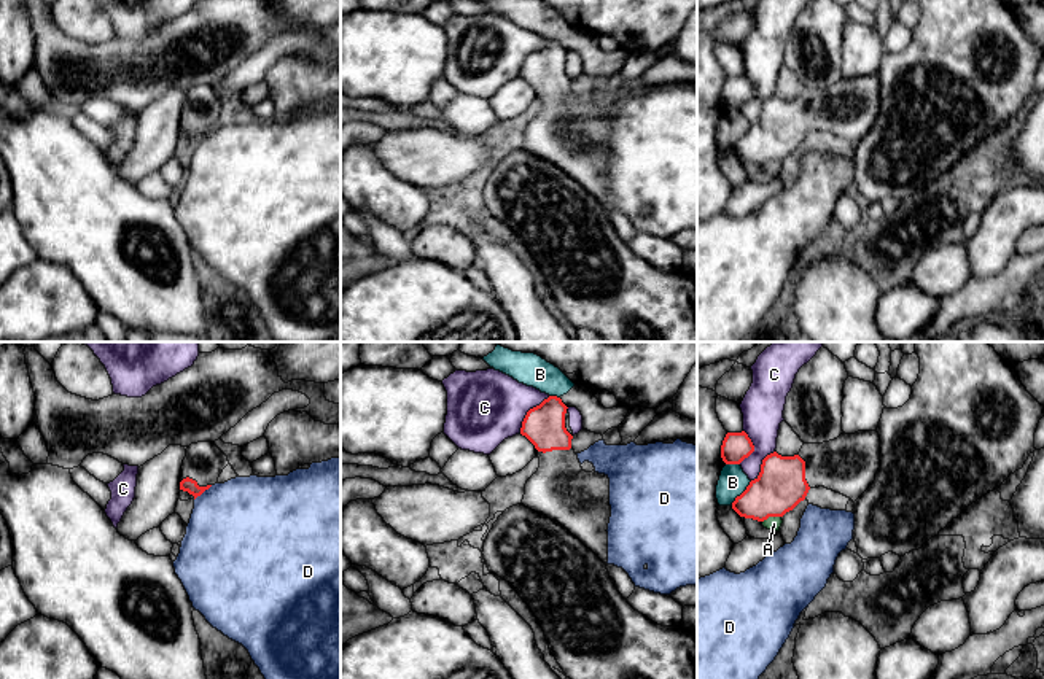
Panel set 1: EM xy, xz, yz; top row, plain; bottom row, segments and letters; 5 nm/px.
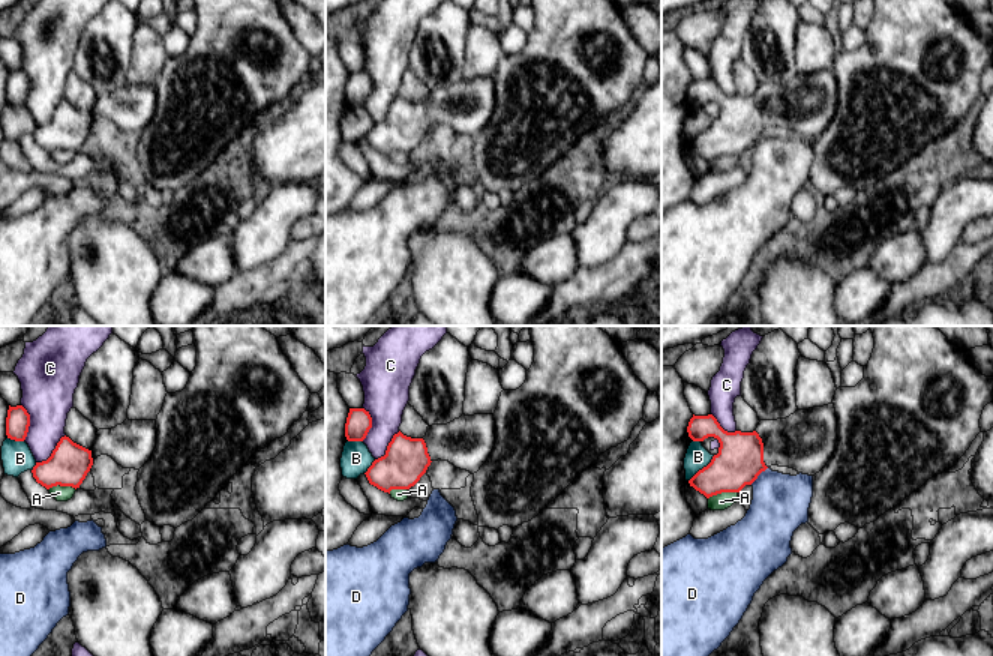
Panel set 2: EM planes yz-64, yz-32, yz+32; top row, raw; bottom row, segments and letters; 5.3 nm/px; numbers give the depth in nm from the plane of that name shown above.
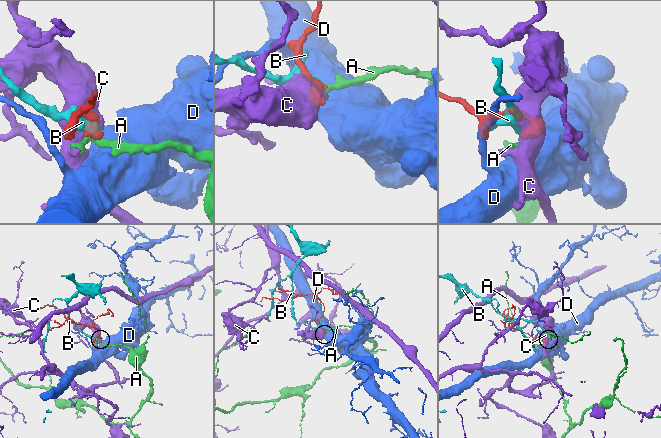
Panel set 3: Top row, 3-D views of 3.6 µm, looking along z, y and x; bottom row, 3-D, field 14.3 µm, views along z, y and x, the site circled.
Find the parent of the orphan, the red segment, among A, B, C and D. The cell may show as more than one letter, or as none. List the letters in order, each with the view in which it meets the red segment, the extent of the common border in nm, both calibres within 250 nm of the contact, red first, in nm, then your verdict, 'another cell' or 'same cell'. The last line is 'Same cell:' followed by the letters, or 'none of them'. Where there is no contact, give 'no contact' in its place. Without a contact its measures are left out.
A: yz | 100 nm | 260/70 nm | another cell
B: yz | 170 nm | 260/150 nm | another cell
C: xz | 240 nm | 200/380 nm | another cell
D: xy | 120 nm | 70/480 nm | another cell
Same cell: none of them

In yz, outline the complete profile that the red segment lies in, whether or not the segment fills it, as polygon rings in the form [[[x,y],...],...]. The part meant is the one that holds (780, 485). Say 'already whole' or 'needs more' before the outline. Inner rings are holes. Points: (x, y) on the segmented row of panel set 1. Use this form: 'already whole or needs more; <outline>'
needs more; [[[877,431],[842,433],[829,442],[804,444],[794,456],[773,452],[762,460],[759,475],[735,498],[732,509],[758,522],[783,517],[818,487],[855,502],[874,483],[878,468]]]

